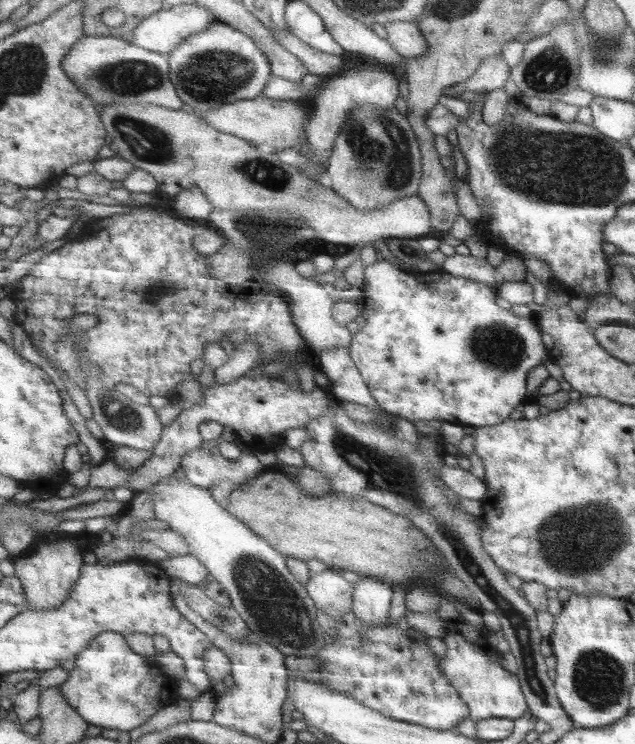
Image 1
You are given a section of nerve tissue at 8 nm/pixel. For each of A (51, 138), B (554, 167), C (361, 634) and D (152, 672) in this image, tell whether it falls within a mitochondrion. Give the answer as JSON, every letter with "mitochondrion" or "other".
{"A":"other","B":"mitochondrion","C":"mitochondrion","D":"other"}

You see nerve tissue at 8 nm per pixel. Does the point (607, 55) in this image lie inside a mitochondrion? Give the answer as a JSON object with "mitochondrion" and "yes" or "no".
{"mitochondrion":"yes"}

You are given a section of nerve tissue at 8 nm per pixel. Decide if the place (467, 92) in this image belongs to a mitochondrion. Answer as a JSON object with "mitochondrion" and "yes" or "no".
{"mitochondrion":"no"}

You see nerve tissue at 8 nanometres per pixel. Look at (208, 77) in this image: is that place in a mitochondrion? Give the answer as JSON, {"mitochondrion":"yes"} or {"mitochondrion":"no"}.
{"mitochondrion":"yes"}

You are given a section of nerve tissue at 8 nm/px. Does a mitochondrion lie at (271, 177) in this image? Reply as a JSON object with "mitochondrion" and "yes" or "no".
{"mitochondrion":"yes"}

